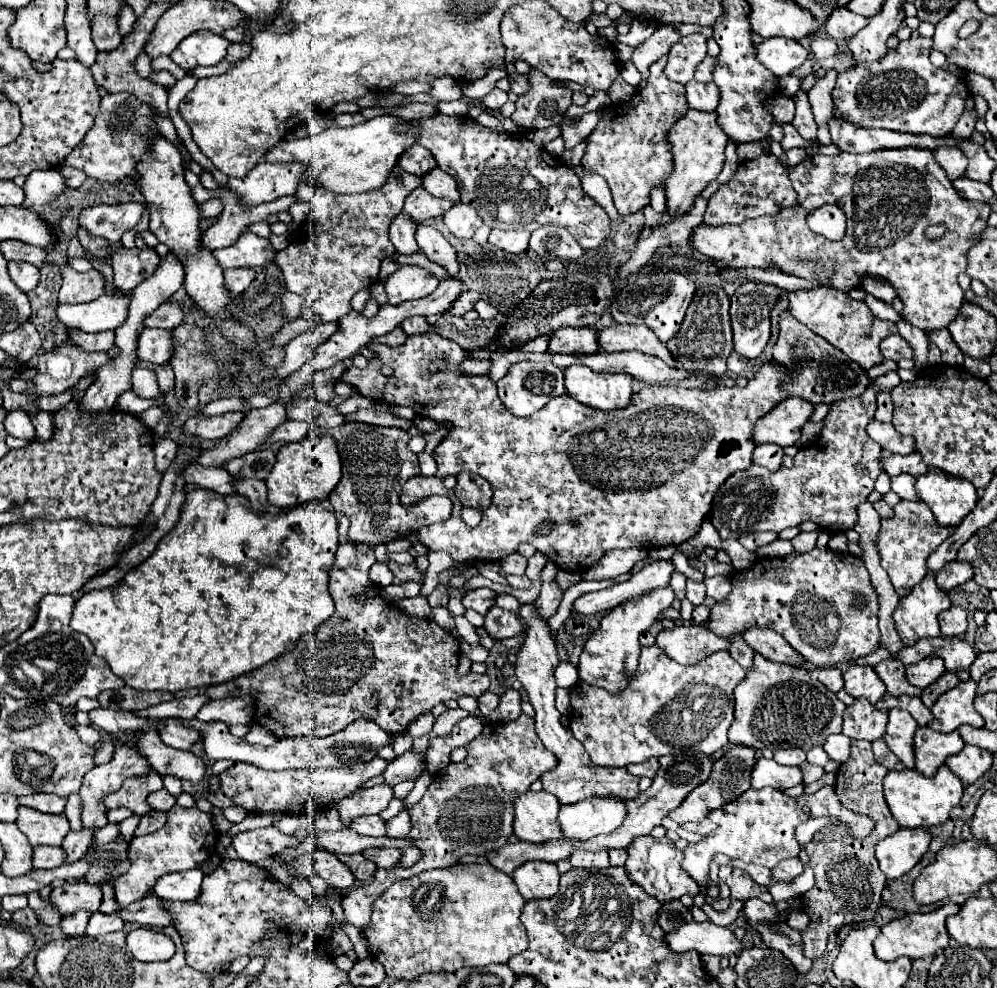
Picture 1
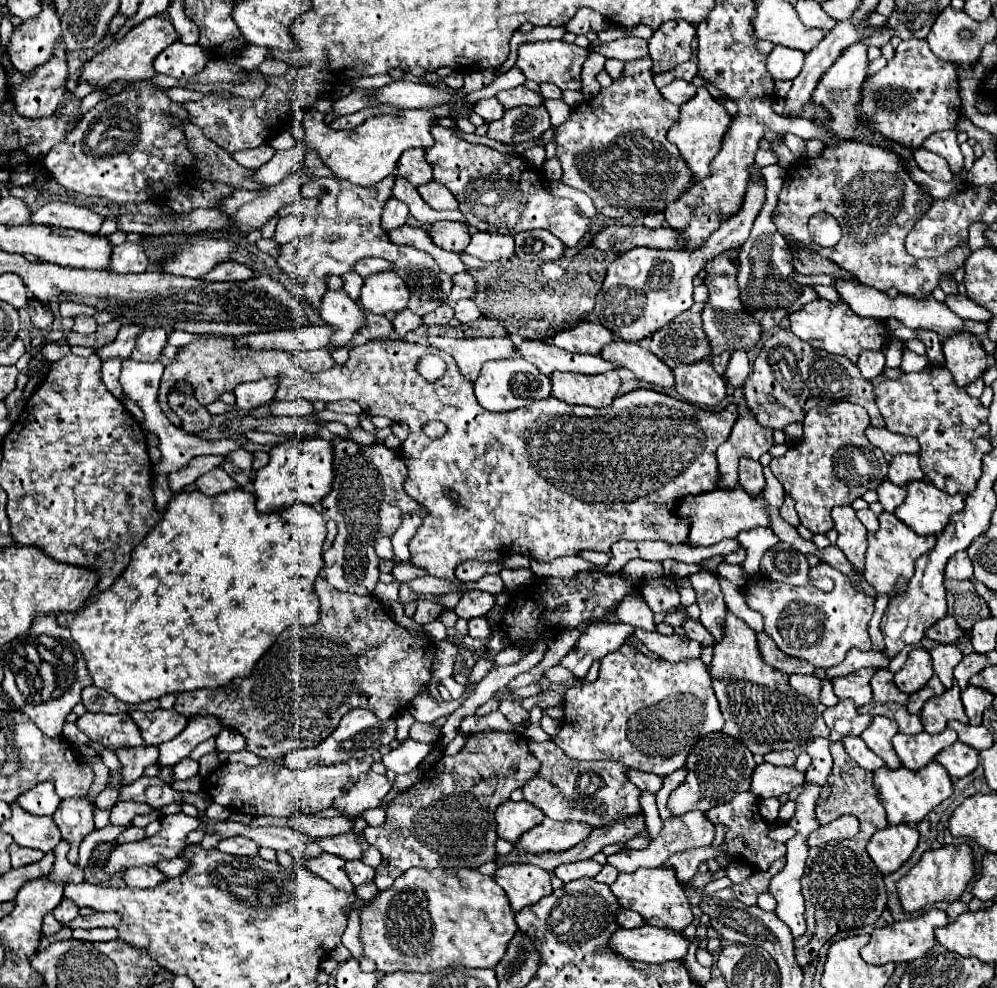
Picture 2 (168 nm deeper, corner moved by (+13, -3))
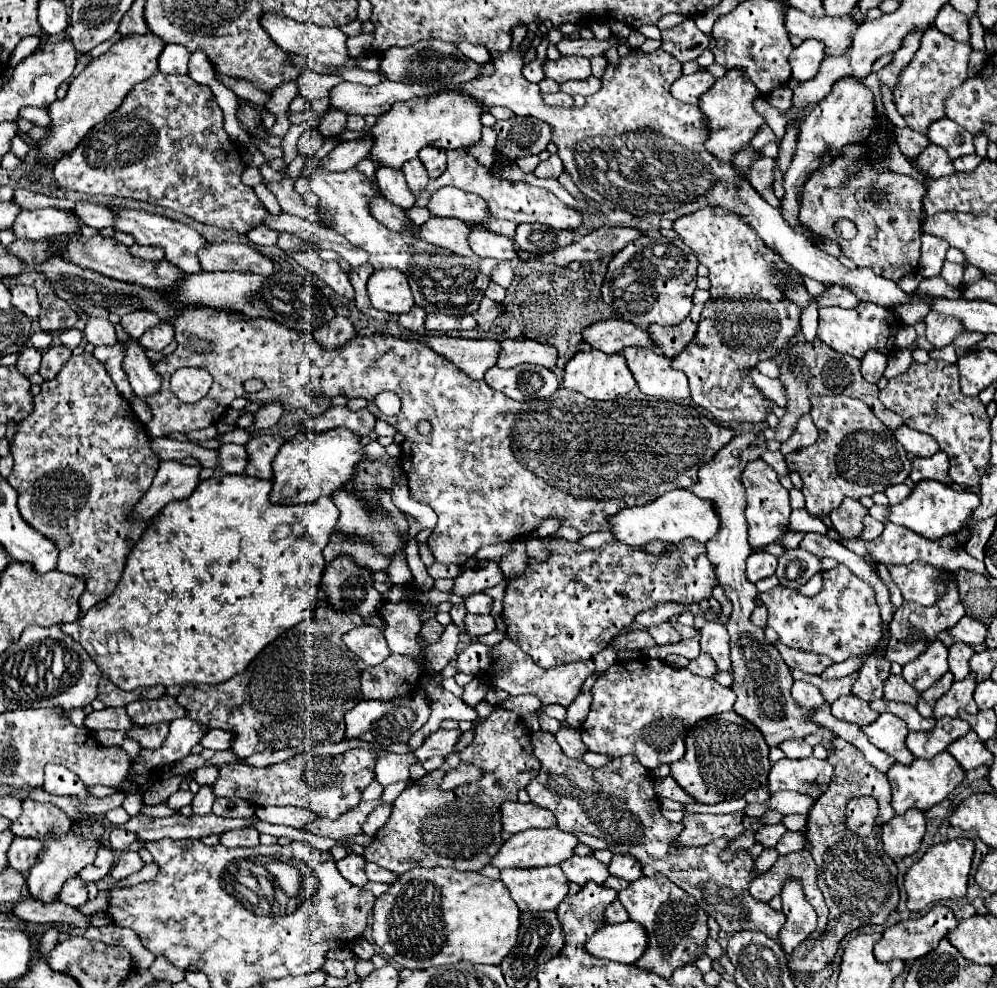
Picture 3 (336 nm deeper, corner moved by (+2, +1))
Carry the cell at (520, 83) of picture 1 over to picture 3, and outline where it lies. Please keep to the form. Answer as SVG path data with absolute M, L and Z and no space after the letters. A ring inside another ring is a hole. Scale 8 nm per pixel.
M564 91L558 93L542 93L542 99L546 105L558 105L558 107L572 107L572 97L566 95Z

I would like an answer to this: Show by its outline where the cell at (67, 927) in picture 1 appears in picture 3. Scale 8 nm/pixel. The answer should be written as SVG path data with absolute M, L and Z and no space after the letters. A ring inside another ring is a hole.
M76 877L72 881L68 881L68 885L64 885L64 891L60 891L60 897L58 897L62 903L70 905L70 907L80 907L88 901L88 891L86 891L86 883Z

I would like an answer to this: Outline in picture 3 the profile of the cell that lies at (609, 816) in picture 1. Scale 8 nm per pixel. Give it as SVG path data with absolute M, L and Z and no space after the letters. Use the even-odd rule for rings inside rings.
M560 827L528 829L524 833L514 833L512 839L500 847L496 859L492 859L492 865L498 869L558 865L574 855L576 845L578 837L562 831Z

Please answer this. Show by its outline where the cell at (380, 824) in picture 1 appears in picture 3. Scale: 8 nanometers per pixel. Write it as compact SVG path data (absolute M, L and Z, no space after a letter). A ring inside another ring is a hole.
M258 807L256 817L260 821L266 821L266 823L290 825L290 827L304 829L314 819L320 819L322 815L318 815L318 813L310 811L310 809L304 809L304 807Z

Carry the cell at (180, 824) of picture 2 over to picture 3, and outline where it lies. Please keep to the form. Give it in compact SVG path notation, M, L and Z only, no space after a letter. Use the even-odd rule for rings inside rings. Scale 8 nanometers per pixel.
M202 787L198 791L198 795L192 799L192 811L194 815L208 815L212 813L212 803L214 803L214 795L212 795L212 789L210 787Z

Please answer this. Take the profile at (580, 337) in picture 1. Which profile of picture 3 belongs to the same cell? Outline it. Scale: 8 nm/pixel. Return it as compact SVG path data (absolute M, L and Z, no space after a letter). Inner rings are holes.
M606 319L584 327L582 341L590 343L592 349L600 349L608 355L620 353L624 347L654 347L644 329L632 323L624 323L620 319Z

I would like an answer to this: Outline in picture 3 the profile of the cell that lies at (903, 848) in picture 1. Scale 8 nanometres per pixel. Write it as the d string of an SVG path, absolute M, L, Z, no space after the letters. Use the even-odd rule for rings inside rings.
M908 811L908 815L896 815L882 827L884 851L898 861L902 857L914 855L926 833L926 819L920 811Z

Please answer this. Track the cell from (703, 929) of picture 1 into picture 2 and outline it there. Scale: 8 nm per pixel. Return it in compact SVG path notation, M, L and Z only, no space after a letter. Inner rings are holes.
M641 925L635 929L617 929L613 933L613 937L609 939L609 949L625 959L631 961L643 961L643 963L665 963L671 959L685 959L687 955L687 947L691 945L691 941L685 941L683 933L675 933L669 929L659 929L659 927L651 927L651 925Z

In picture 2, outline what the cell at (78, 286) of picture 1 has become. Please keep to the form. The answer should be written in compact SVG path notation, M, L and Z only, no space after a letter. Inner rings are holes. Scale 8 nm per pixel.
M63 303L63 305L61 305L61 315L63 315L63 317L95 315L95 309L89 307L89 305L81 305L81 303Z

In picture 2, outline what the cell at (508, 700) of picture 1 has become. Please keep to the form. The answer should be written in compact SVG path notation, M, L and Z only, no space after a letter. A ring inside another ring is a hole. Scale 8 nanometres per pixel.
M501 701L499 711L509 719L509 723L517 725L517 723L529 723L529 711L521 707L521 703L517 701Z

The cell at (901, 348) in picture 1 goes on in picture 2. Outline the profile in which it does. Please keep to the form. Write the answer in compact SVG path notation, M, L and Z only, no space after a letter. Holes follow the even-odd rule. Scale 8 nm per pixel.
M861 351L859 359L857 359L857 367L863 375L863 379L873 379L877 375L881 375L883 367L885 367L885 355L881 351Z

